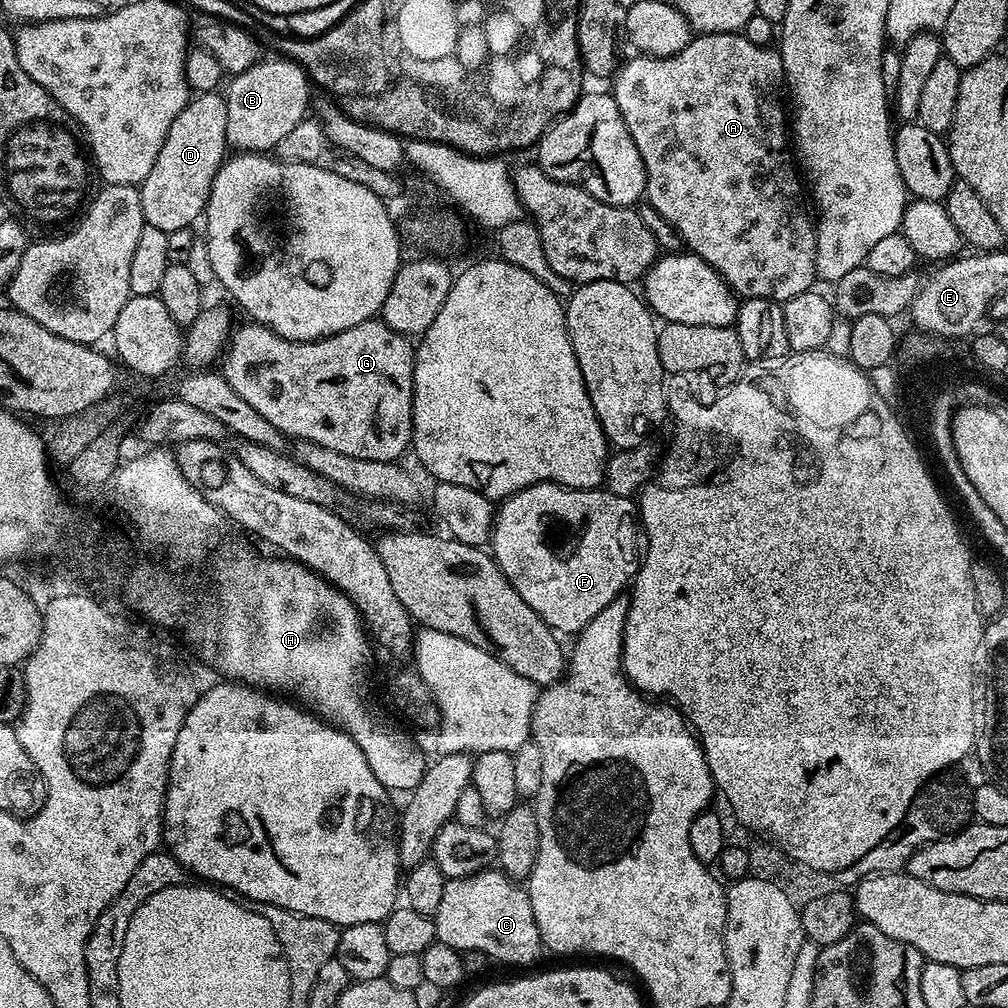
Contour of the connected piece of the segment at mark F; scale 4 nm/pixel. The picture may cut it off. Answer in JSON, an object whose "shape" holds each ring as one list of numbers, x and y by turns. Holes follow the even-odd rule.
{"shape":[[535,484,509,496,495,509,490,555,502,570,504,577,510,582,510,586,514,586,514,590,518,590,518,594,522,594,522,602,526,602,526,606,530,606,530,610,534,610,534,614,541,616,557,633,572,632,571,634,578,634,588,625,590,618,594,618,594,614,598,614,598,610,606,610,606,606,610,606,612,599,621,595,629,587,630,581,636,575,636,569,639,568,642,559,641,545,636,545,636,532,638,536,637,512,638,504,635,499,619,496,603,487,563,488,560,484],[556,531,560,531,560,537,557,540,552,537]]}

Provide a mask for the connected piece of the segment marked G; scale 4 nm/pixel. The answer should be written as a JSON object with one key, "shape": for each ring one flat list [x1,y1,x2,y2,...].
{"shape":[[379,318,363,320,358,322,358,326,350,326,350,330,342,330,324,340,307,342,282,338,277,332,267,328,265,324,247,323,241,328,239,325,228,341,228,347,222,357,222,365,224,364,222,375,234,390,234,394,238,394,238,398,242,398,243,401,250,402,250,406,254,406,254,410,258,410,258,414,262,414,262,418,266,418,266,422,270,422,270,426,274,426,281,434,292,440,312,442,318,446,324,446,326,450,337,451,338,454,348,454,350,458,366,458,374,462,386,462,387,460,396,462,401,459,399,456,404,451,406,453,409,451,412,442,412,374,416,361,414,344,409,337,390,330,390,326,386,326]]}

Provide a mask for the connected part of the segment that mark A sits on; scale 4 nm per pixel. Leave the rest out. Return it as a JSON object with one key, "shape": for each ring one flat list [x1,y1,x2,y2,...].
{"shape":[[710,32,697,35,688,43,686,50,673,56,636,54,633,57,633,60,628,60,625,64,623,61,617,67,611,81,613,84,612,88,610,87,610,95,616,99,620,117,624,119,626,130,630,130,630,138,634,138,634,146,638,146,638,154,642,154,642,162,648,175,644,183,647,203,680,235,683,247,691,255,706,261,732,287,737,297,783,302,809,291,815,285,812,283,817,283,818,280,816,226,813,217,808,217,808,208,804,205,806,188,790,147,790,120,787,115,784,117,786,81,779,51,772,46,754,46,754,42,750,42,739,32]]}

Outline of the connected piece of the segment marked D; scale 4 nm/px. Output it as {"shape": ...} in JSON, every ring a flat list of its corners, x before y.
{"shape":[[219,91,193,95,189,99,188,105,182,110,182,114,178,114,178,118,174,118,174,122,166,134,166,142,154,162,154,170,150,170,150,174,146,174,143,184,139,185,145,225,166,233,192,228,195,220,197,219,197,223,205,215,212,183,220,165,224,163,228,151,225,97]]}

